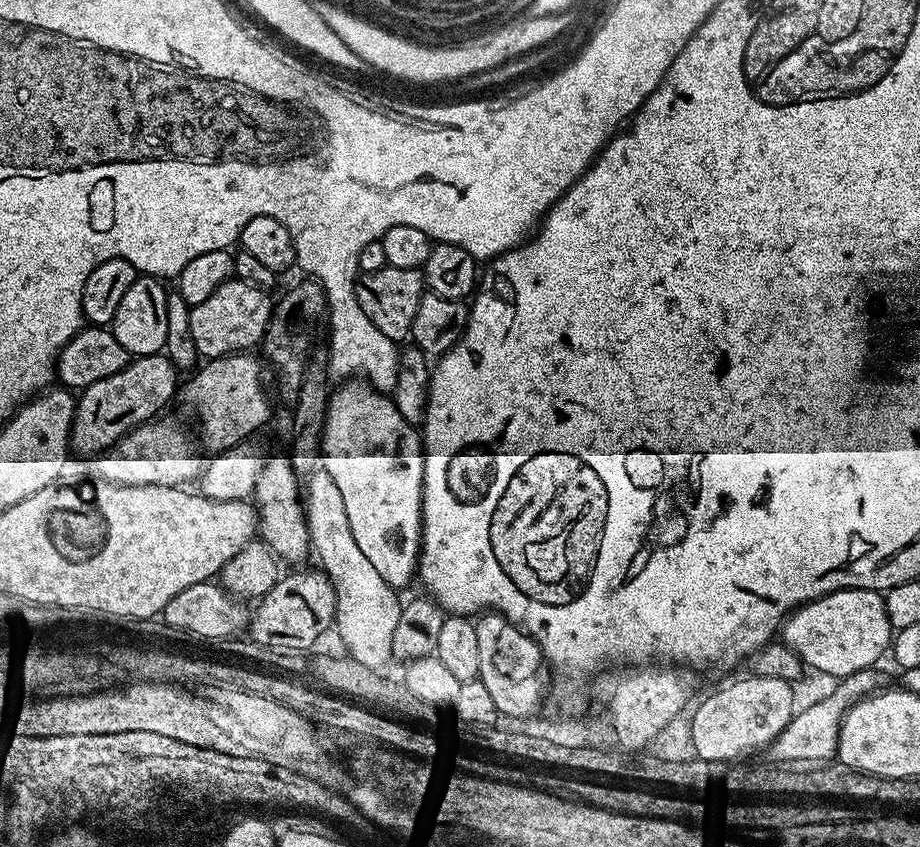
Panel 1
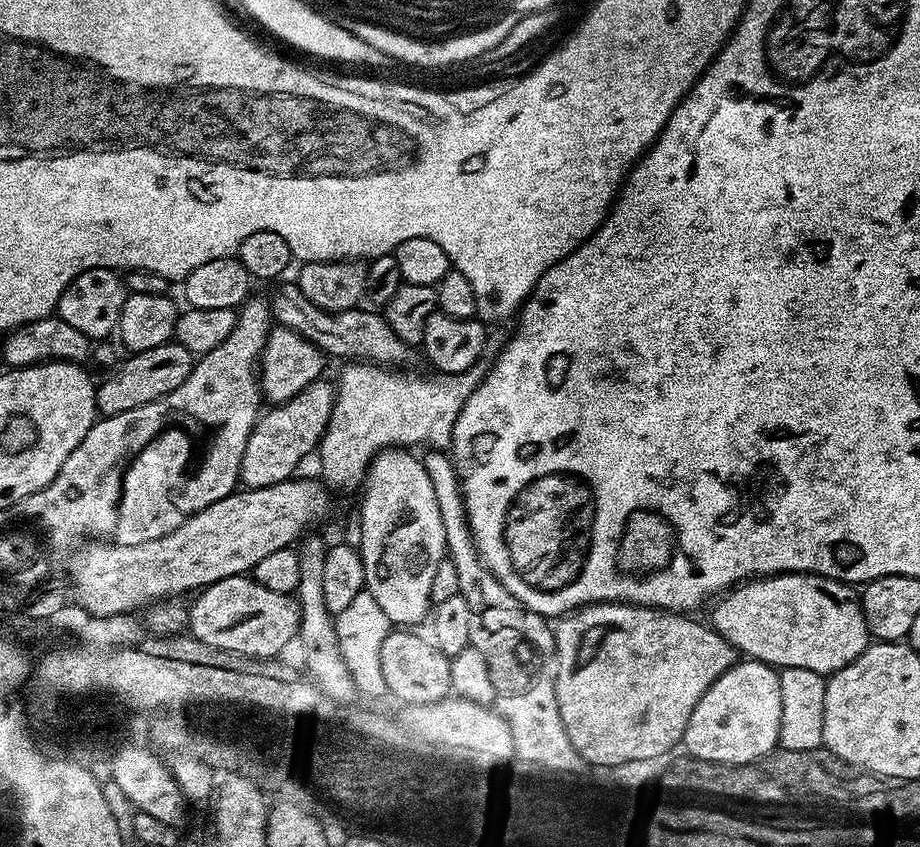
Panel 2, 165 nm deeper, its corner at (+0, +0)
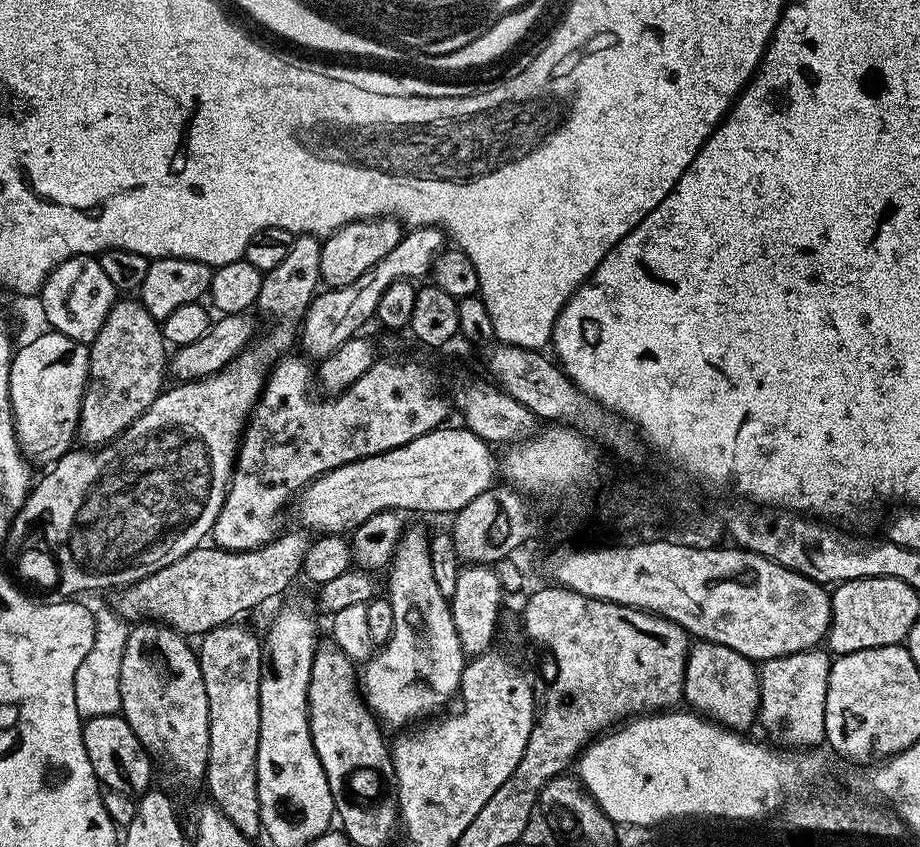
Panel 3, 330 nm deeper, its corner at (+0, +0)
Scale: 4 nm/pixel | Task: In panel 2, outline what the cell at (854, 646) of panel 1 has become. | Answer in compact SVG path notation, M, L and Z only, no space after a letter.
M781 572L779 576L761 576L727 589L711 605L710 626L722 634L722 638L726 638L726 642L730 642L737 653L745 657L771 664L777 670L814 670L819 676L827 678L858 659L870 643L864 611L860 608L857 593L852 592L855 591L849 585L832 580L829 576L812 576L808 572Z

